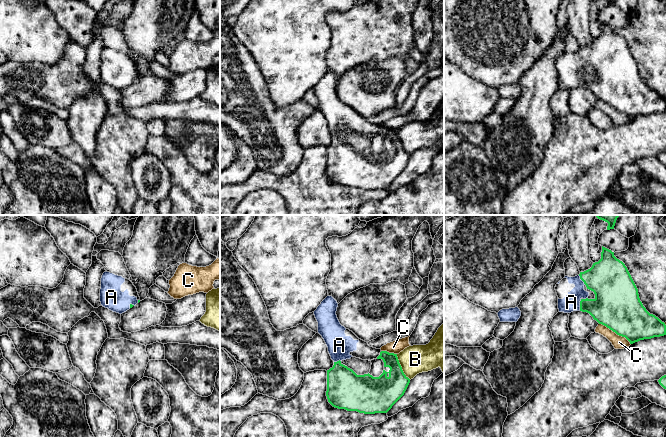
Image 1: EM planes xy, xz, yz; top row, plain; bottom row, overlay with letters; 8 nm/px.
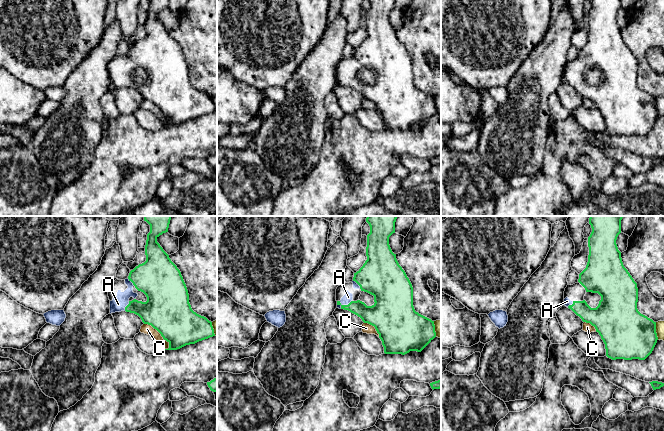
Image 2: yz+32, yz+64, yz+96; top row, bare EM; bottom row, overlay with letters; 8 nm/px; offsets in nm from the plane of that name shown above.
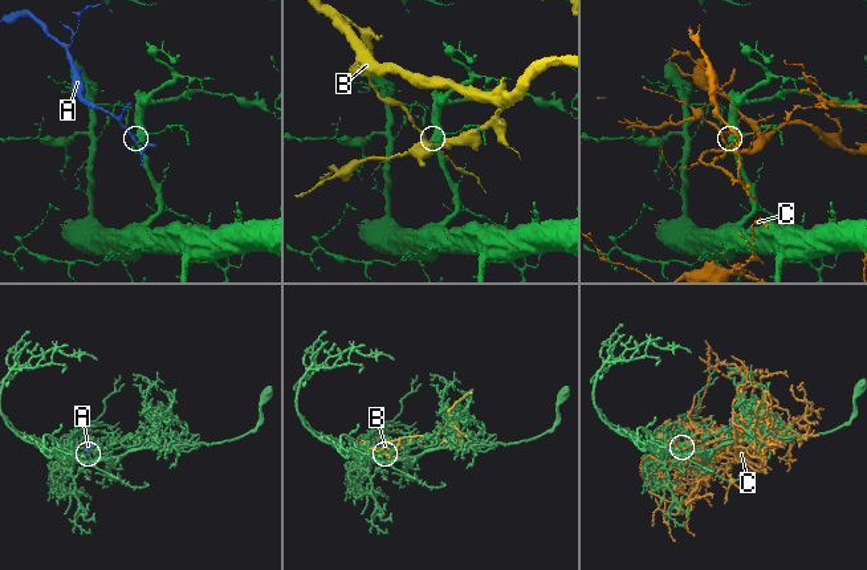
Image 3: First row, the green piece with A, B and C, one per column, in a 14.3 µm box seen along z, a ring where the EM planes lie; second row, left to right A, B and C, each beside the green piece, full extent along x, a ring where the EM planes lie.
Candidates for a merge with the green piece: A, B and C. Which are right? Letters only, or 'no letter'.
A

